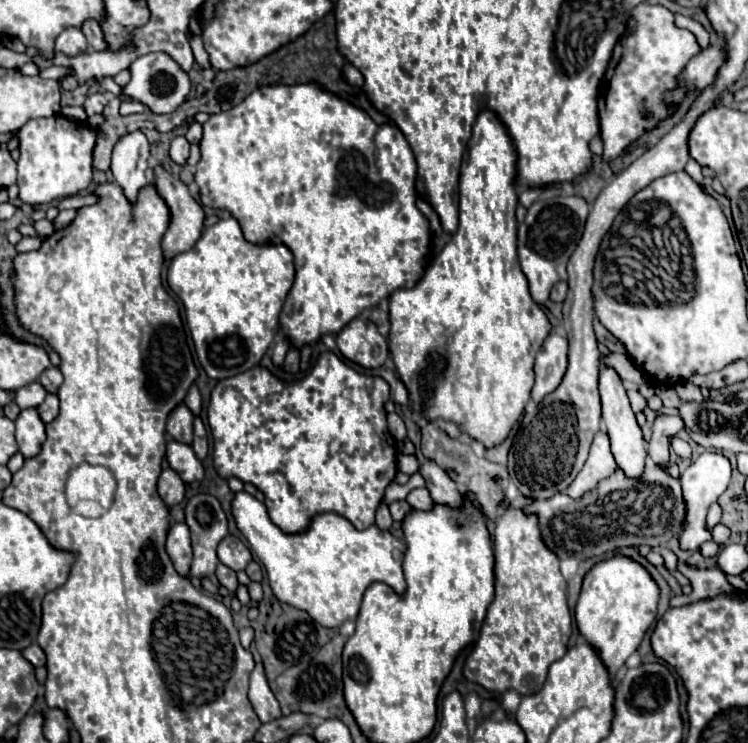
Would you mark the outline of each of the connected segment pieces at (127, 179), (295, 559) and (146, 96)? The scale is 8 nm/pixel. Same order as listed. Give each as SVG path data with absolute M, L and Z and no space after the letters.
M136 130L120 138L112 152L112 174L116 184L124 190L130 204L136 204L138 192L150 184L150 148L146 136Z
M246 492L236 494L232 514L238 530L266 568L276 598L308 612L324 628L338 628L346 620L356 620L362 596L374 582L388 584L398 596L406 592L402 574L406 544L376 524L360 532L346 518L328 512L318 514L306 532L284 534L268 518L266 506Z
M152 52L136 58L130 64L130 74L132 74L132 80L126 88L122 88L122 92L128 96L136 96L136 100L146 104L154 114L174 112L180 104L186 102L186 96L190 92L188 74L180 70L180 66L176 66L176 62L166 52Z

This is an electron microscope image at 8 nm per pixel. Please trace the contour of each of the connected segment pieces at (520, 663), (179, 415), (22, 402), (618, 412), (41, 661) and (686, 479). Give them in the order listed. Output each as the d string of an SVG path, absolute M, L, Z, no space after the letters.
M506 506L504 516L496 520L494 560L496 596L486 610L480 638L474 646L474 652L470 654L470 660L466 660L466 670L470 672L470 678L474 678L474 682L478 682L488 692L502 694L506 690L518 690L522 696L536 694L546 682L550 664L560 660L568 650L572 616L566 602L566 580L560 574L556 554L552 554L540 538L536 516L524 516L522 510L514 510L510 506Z
M182 402L170 412L168 422L166 422L166 432L178 442L192 444L192 420L194 420L194 414Z
M36 380L36 382L30 382L30 384L16 390L16 400L14 402L20 408L36 408L36 406L40 406L44 402L46 394L48 394L46 388Z
M604 368L600 374L600 398L602 398L602 420L604 420L604 430L610 438L612 446L612 456L618 464L618 468L628 476L628 478L642 478L644 466L646 466L646 442L642 436L642 428L636 422L636 416L630 408L626 390L622 380L612 368Z
M32 644L32 646L24 648L22 654L24 654L24 658L26 658L30 664L34 664L34 666L44 666L44 664L46 664L46 654L44 654L44 650L42 650L38 644Z
M712 452L700 454L696 462L692 462L684 474L680 476L682 482L682 494L684 494L684 504L686 504L686 516L684 516L684 528L678 534L678 542L682 550L698 550L698 546L706 540L710 540L710 532L706 526L706 514L712 502L718 500L718 496L728 488L730 482L730 462L728 458Z

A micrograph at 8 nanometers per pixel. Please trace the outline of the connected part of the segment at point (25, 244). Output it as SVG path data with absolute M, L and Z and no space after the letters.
M24 236L22 242L16 244L16 250L18 252L32 252L32 250L38 250L42 246L42 242L38 238L30 238L30 236Z

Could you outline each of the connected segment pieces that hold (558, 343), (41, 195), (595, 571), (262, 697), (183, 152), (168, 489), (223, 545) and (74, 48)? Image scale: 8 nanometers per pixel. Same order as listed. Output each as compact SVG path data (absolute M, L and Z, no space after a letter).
M552 334L542 344L542 350L536 354L536 384L532 388L532 400L542 402L552 390L556 390L568 368L568 340L564 336Z
M62 114L50 118L36 118L18 130L20 160L18 160L18 188L20 200L38 206L60 198L74 196L86 190L92 182L92 154L96 146L96 130L86 122L70 120Z
M614 556L596 564L586 576L576 604L574 616L580 634L596 650L602 664L606 666L610 680L616 678L618 670L626 664L644 638L646 630L656 618L658 586L650 574L630 558Z
M256 664L252 676L250 676L250 692L248 692L250 704L256 712L256 716L260 718L260 722L270 722L274 718L280 718L280 706L278 700L274 698L274 694L268 688L262 664Z
M176 136L174 142L170 144L170 158L180 164L180 166L186 166L186 160L190 156L190 144L184 136Z
M166 468L160 474L160 480L158 480L158 494L164 500L164 504L170 508L170 506L176 506L176 504L180 504L184 500L186 486L184 486L182 478L174 470Z
M228 534L220 544L218 544L218 560L226 564L232 570L244 570L246 564L252 560L252 554L248 546L234 534Z
M66 28L58 38L56 38L56 52L64 52L68 56L80 54L88 48L86 36L82 34L80 28Z

